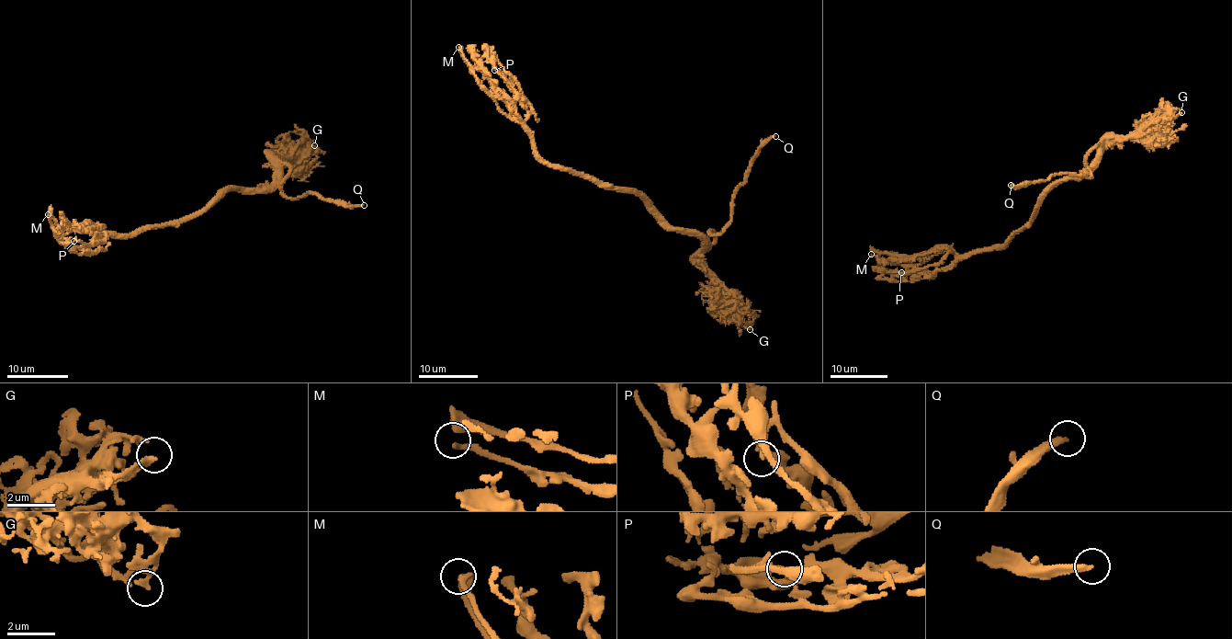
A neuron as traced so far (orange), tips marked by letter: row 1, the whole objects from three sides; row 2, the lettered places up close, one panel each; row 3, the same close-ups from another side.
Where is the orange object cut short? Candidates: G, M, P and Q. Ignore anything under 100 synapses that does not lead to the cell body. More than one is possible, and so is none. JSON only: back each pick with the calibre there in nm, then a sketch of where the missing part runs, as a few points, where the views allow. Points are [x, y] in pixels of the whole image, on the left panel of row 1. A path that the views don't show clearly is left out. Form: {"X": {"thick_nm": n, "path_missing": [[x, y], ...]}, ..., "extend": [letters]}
{"Q": {"thick_nm": 280}, "extend": ["Q"]}

